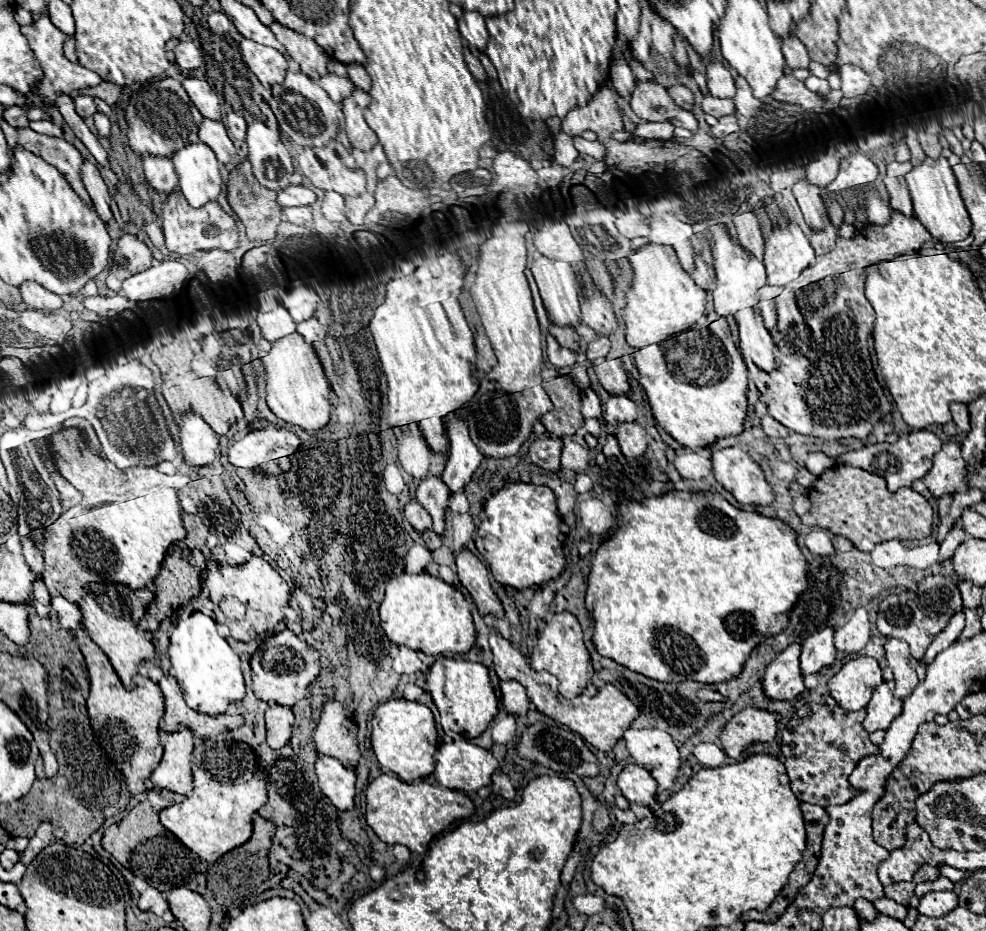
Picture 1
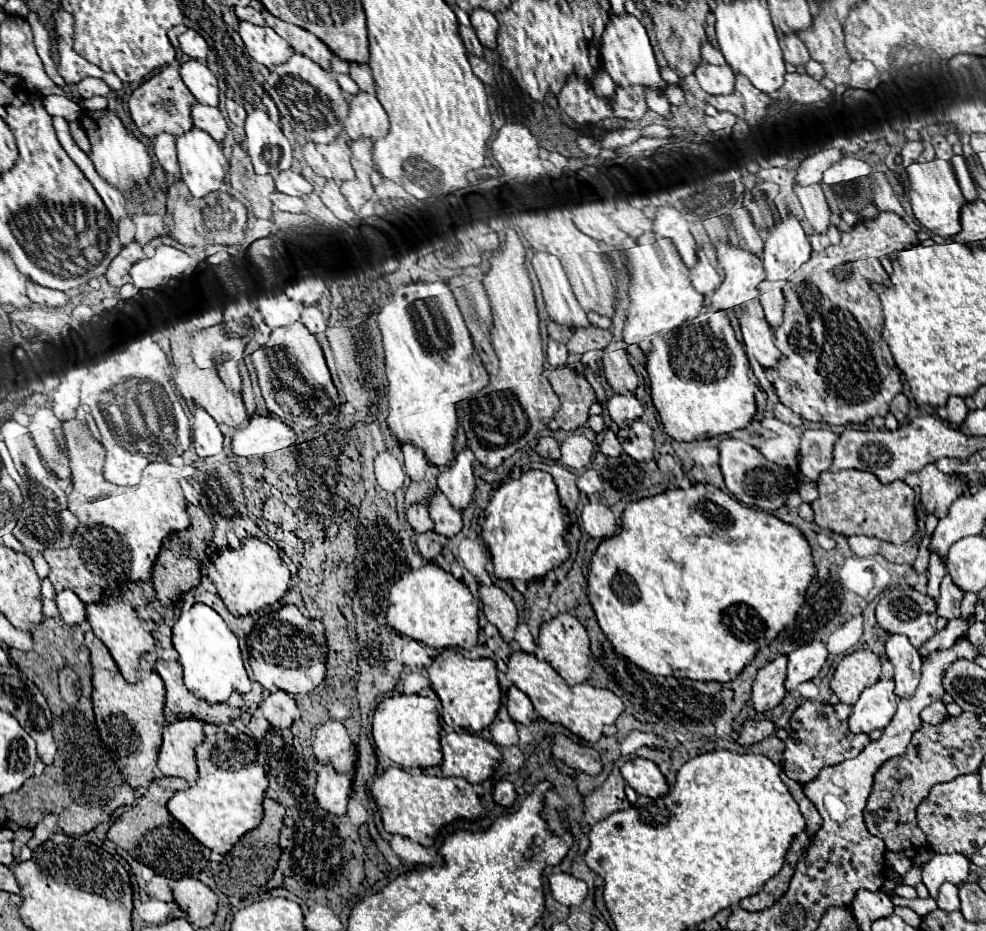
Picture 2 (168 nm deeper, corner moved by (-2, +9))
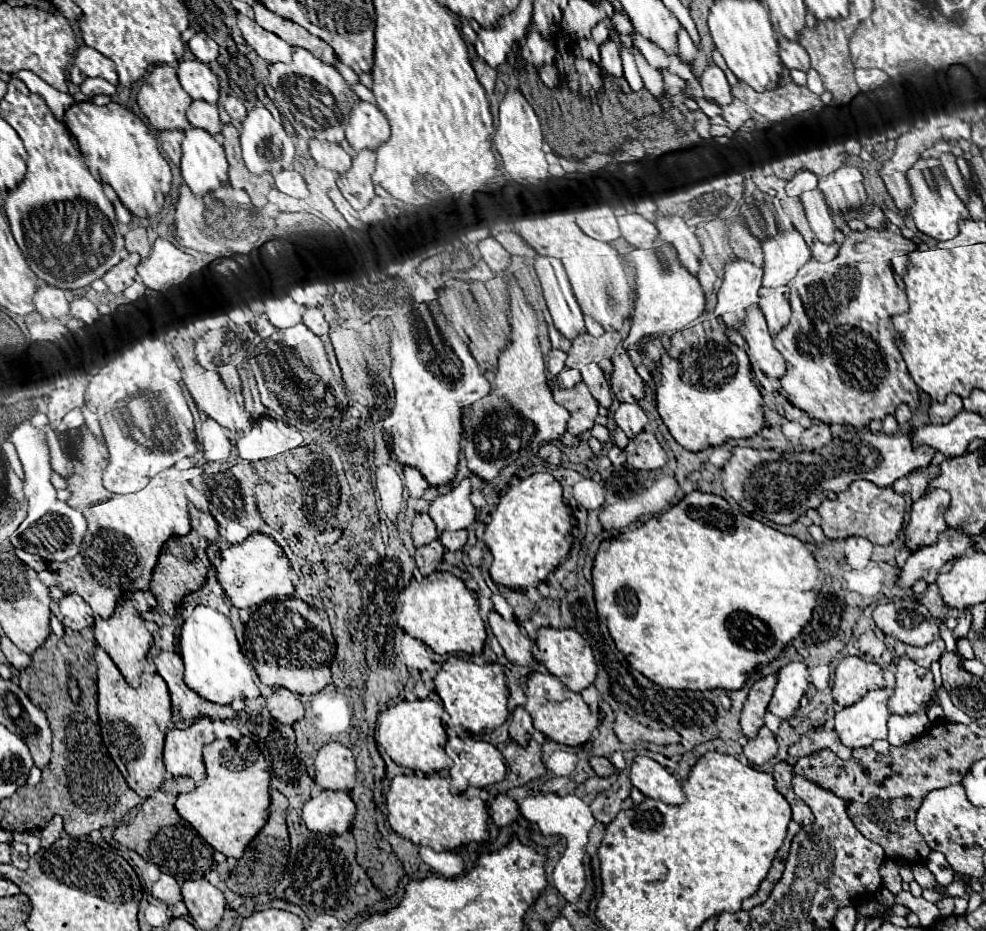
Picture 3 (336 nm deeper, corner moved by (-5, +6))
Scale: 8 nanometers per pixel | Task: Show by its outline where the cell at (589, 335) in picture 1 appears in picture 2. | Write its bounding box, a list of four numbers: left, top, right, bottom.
[568,325,612,355]

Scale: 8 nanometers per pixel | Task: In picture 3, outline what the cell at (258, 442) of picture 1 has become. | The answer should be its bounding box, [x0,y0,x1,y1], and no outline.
[237,418,303,462]

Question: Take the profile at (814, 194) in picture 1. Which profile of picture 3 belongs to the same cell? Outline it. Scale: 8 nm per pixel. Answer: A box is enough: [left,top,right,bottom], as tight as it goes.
[799,188,835,244]

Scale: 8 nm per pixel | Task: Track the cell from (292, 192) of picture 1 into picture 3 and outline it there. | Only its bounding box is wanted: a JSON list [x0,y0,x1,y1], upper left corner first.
[275,170,309,198]

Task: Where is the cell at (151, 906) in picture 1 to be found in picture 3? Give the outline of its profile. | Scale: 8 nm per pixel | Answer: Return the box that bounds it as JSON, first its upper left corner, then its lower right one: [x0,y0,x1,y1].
[153,874,181,904]

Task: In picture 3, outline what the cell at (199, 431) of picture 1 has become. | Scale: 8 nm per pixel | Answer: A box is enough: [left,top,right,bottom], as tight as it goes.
[201,418,231,462]

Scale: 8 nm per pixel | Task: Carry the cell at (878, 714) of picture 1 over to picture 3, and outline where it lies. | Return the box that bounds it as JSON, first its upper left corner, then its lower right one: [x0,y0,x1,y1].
[835,688,889,748]

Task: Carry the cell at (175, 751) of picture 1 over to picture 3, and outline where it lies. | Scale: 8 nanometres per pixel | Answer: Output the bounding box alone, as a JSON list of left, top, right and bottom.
[165,718,215,782]

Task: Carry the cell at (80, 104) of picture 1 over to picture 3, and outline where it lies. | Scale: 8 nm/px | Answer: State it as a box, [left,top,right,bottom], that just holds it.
[79,78,115,98]

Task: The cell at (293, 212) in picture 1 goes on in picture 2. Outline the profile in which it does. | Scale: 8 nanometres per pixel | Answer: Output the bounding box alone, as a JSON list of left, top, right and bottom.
[270,191,306,213]

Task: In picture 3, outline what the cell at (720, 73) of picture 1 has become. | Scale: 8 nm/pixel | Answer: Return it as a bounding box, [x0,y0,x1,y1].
[701,62,733,106]

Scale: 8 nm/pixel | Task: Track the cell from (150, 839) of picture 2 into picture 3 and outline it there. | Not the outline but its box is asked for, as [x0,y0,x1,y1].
[113,778,213,884]

